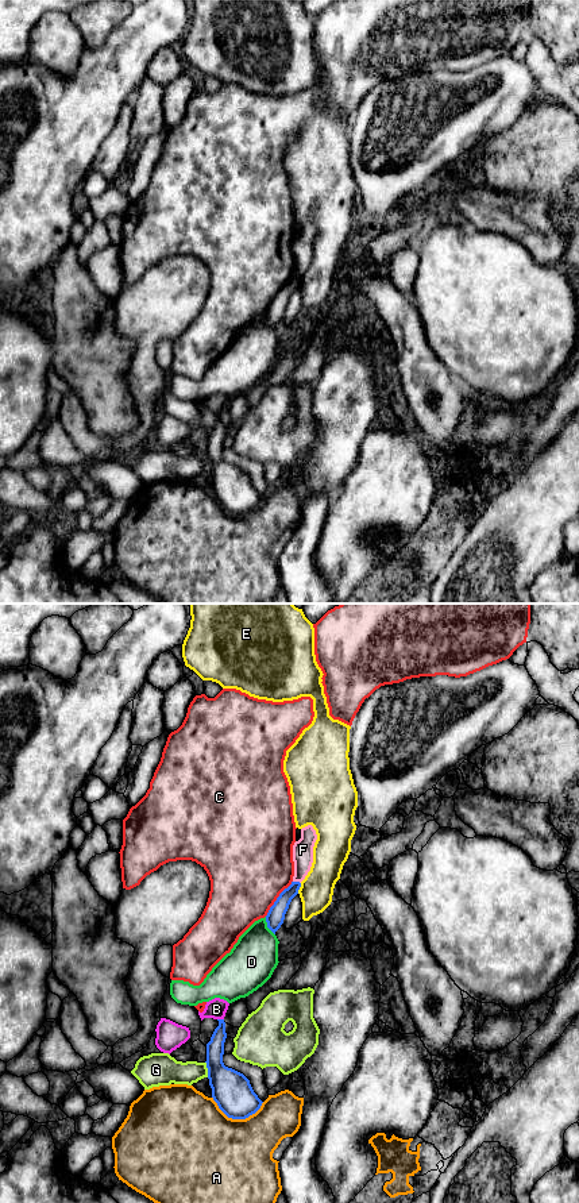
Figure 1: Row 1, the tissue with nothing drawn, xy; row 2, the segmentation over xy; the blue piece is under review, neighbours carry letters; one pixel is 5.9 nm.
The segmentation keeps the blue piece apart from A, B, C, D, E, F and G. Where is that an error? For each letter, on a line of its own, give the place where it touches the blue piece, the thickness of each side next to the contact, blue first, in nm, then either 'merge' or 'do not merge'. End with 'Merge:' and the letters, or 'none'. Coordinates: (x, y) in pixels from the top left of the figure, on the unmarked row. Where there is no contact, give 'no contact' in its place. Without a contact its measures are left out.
A: meets blue in xy at (236, 513); 240 nm thick on the blue side, 480 nm on the other; do not merge
B: meets blue in xy at (220, 415); 110 nm thick on the blue side, 120 nm on the other; do not merge
C: meets blue in xy at (277, 293); 110 nm thick on the blue side, 480 nm on the other; do not merge
D: meets blue in xy at (267, 322); 110 nm thick on the blue side, 280 nm on the other; do not merge
E: meets blue in xy at (298, 284); 110 nm thick on the blue side, 200 nm on the other; do not merge
F: meets blue in xy at (297, 277); 110 nm thick on the blue side, 130 nm on the other; do not merge
G: meets blue in xy at (208, 465); 240 nm thick on the blue side, 170 nm on the other; do not merge
Merge: none

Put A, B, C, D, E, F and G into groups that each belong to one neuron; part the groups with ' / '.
A / B / C / D / E / F / G

